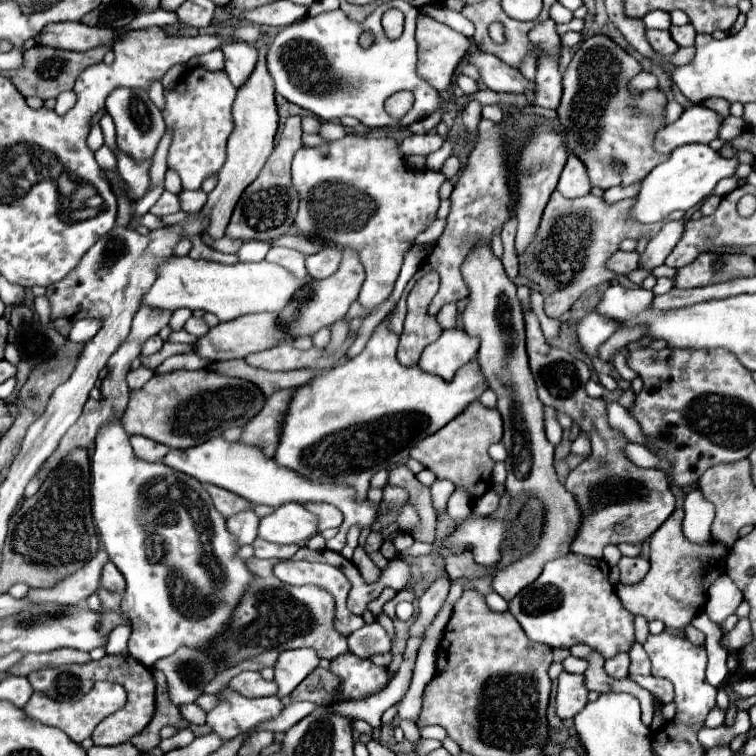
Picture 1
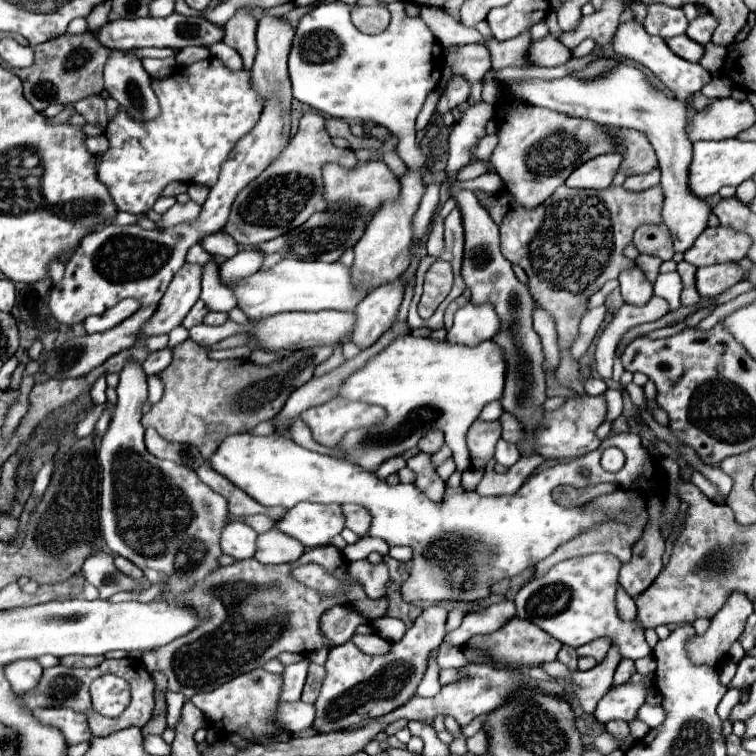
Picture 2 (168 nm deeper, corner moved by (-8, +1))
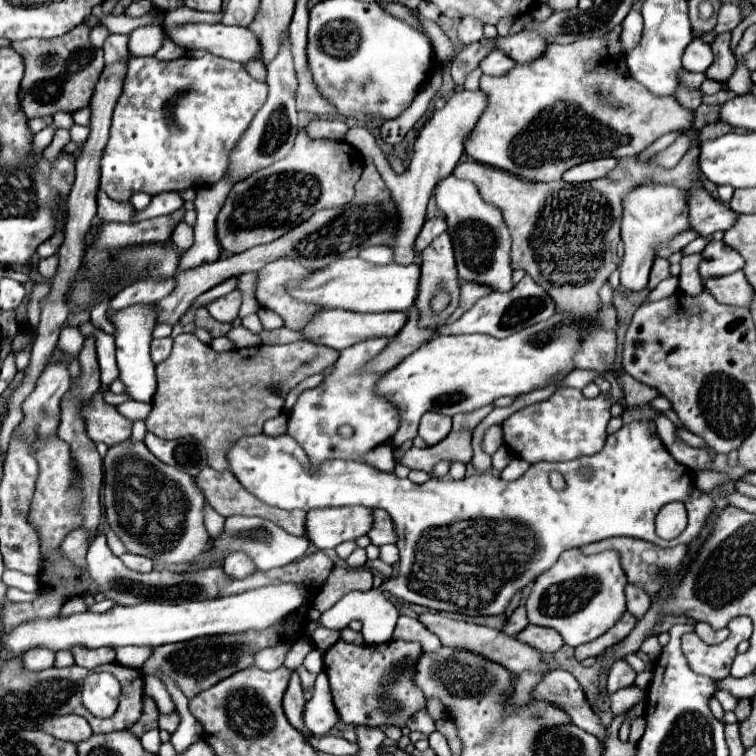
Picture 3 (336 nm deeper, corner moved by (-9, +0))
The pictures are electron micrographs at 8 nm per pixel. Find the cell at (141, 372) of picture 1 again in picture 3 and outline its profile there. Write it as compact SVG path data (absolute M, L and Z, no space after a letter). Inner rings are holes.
M155 338L151 342L151 360L153 364L163 362L169 354L171 354L171 346L173 346L173 338Z

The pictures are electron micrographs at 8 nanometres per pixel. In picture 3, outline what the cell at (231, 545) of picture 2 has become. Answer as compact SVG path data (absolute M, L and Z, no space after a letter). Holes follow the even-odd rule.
M235 552L225 558L223 570L225 570L225 574L229 574L229 578L247 578L247 574L255 572L255 564L245 554Z

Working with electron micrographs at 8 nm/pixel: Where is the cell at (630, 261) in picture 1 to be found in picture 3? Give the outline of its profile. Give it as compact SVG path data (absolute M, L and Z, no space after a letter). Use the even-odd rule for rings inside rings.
M657 258L653 268L651 268L651 278L649 278L649 290L653 290L661 280L669 278L669 262L665 258Z

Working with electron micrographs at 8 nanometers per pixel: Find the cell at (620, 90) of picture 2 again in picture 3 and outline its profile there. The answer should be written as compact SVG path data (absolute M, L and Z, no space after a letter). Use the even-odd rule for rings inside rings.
M701 188L687 192L687 206L691 228L701 236L711 236L717 230L729 230L739 218L739 214L723 206L719 200L711 198L707 190Z

